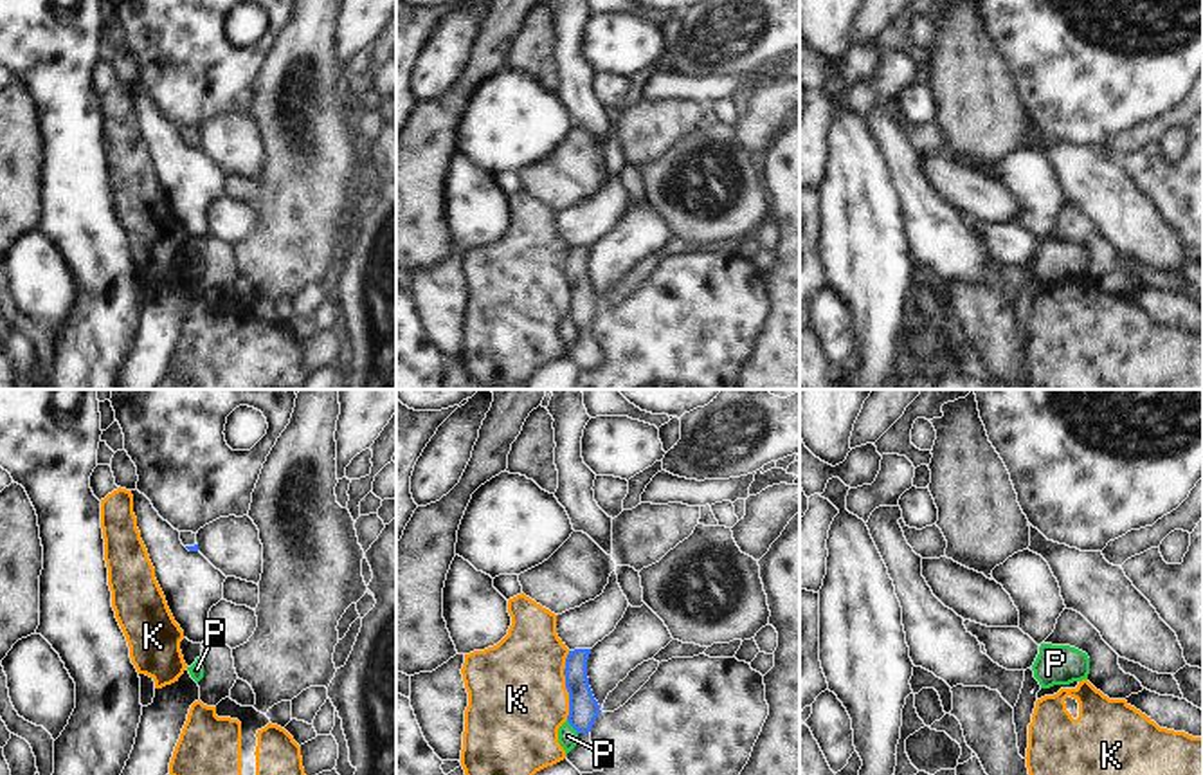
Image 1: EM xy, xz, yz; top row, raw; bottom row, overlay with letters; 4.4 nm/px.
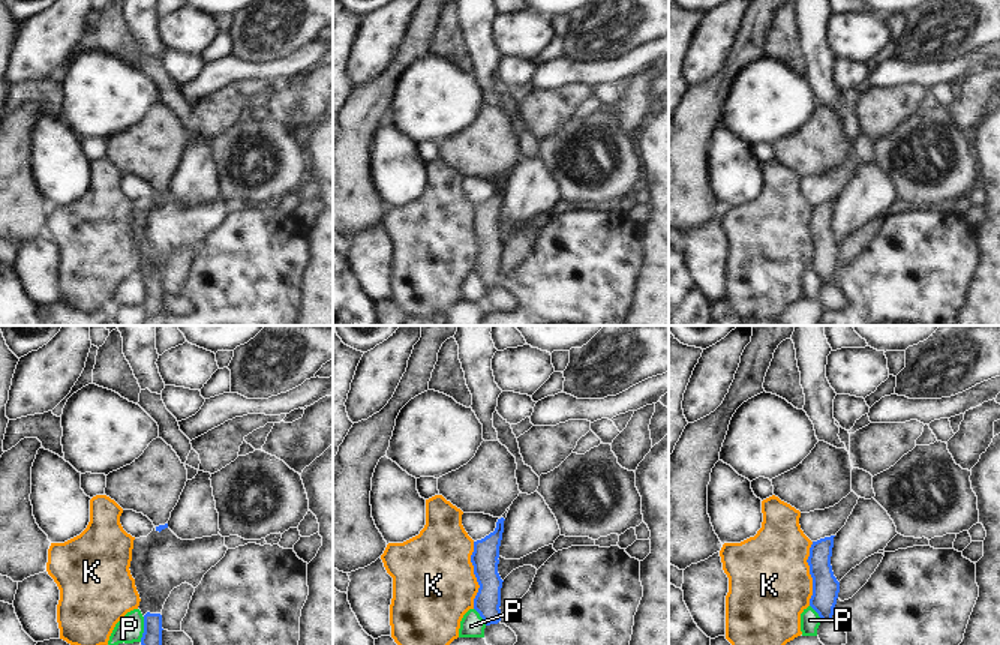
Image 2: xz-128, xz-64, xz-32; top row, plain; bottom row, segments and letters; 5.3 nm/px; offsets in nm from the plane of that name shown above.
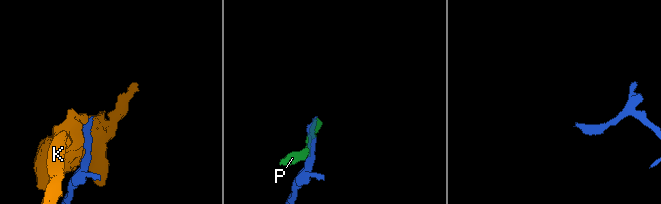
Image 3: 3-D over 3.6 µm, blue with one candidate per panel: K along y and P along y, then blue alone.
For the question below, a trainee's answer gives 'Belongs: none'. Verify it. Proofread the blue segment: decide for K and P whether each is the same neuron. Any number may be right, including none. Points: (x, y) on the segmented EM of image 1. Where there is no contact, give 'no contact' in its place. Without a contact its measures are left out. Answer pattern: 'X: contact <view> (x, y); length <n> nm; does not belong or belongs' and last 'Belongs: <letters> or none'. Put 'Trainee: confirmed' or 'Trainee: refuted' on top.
Trainee: confirmed
K: contact xz (566, 685); length 320 nm; does not belong
P: contact xz (573, 727); length 80 nm; does not belong
Belongs: none

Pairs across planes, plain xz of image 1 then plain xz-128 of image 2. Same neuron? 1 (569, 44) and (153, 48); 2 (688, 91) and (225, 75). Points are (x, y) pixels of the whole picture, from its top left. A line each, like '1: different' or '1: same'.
1: same
2: same

